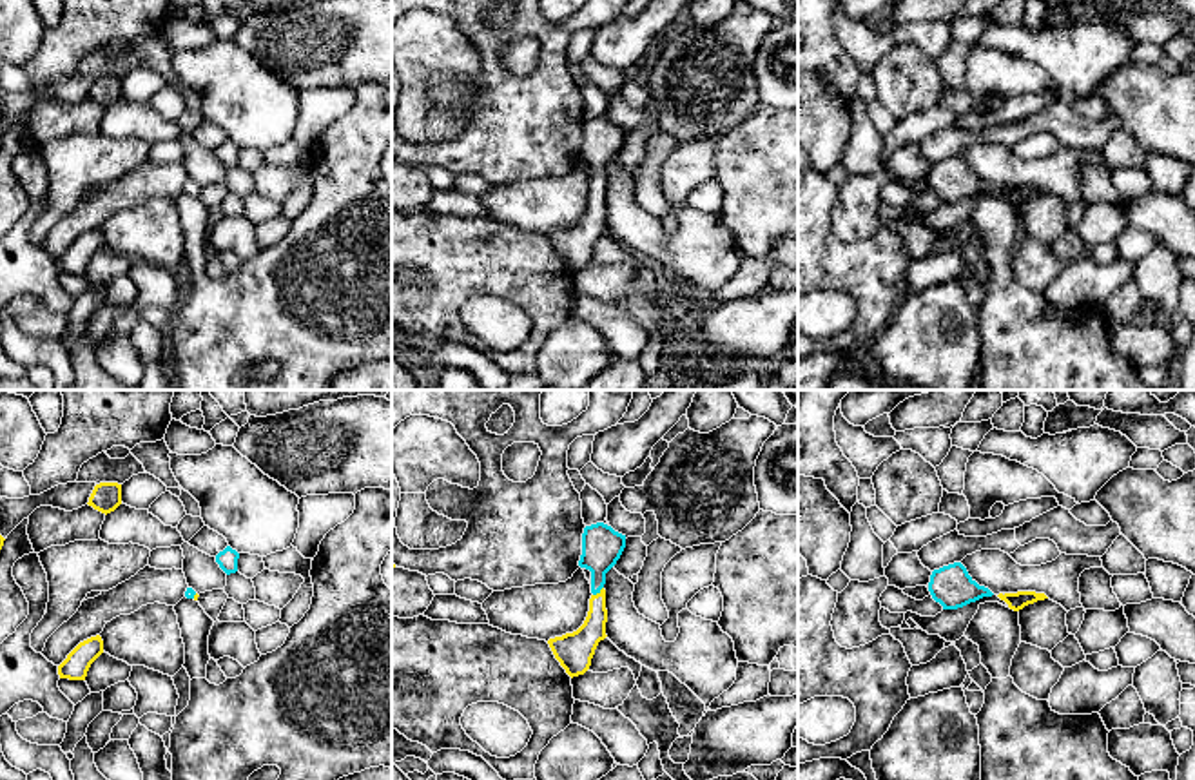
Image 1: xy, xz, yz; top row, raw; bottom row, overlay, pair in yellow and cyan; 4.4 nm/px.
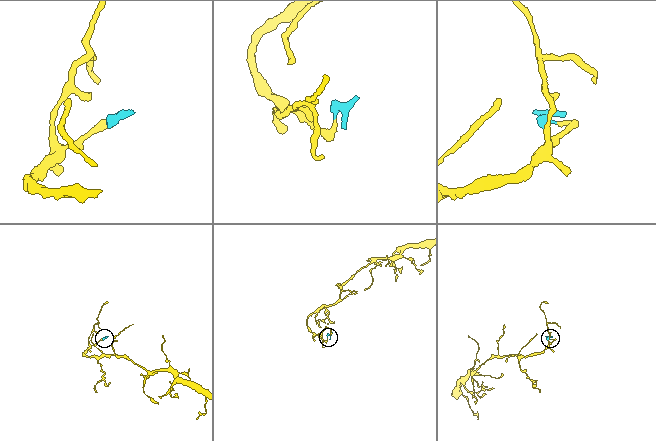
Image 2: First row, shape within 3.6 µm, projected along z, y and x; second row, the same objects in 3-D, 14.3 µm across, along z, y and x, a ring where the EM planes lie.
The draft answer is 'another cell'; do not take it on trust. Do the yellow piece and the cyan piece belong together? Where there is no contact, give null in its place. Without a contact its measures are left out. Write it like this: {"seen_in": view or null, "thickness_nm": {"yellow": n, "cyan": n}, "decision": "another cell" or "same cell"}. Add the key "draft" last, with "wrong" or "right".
{"seen_in": "xz", "thickness_nm": {"yellow": 140, "cyan": 180}, "decision": "same cell", "draft": "wrong"}

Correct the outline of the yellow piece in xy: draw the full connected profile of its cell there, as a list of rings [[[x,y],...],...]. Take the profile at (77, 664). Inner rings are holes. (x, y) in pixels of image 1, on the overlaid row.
[[[100,635],[80,642],[67,658],[58,666],[60,678],[85,680],[91,664],[103,653]]]

